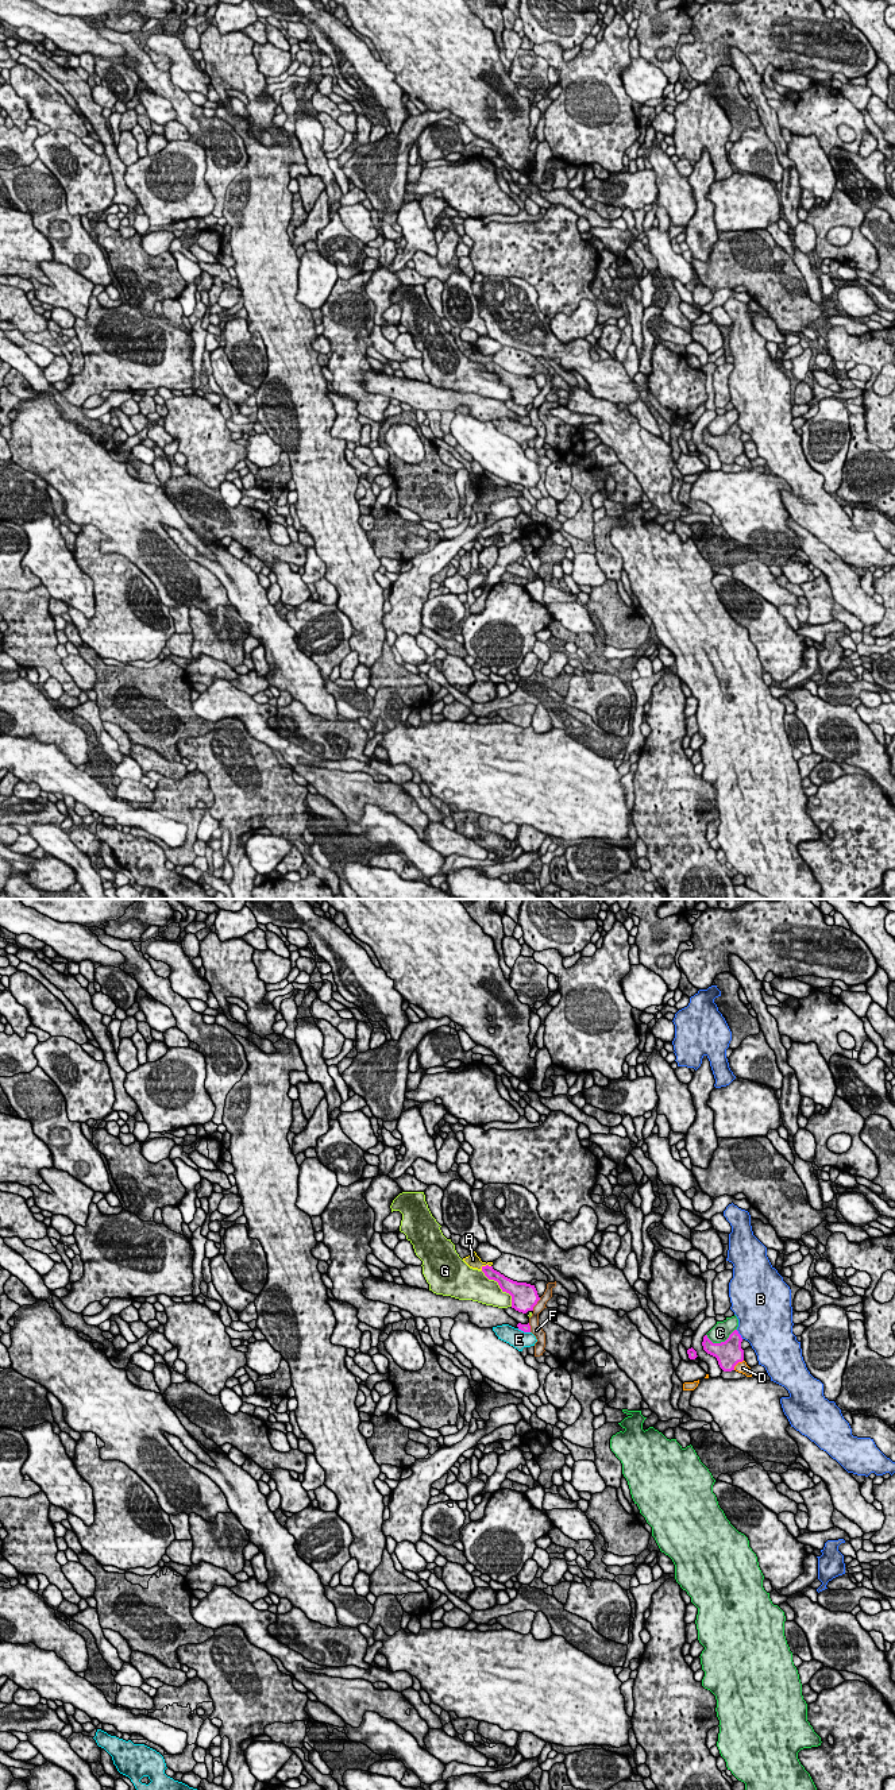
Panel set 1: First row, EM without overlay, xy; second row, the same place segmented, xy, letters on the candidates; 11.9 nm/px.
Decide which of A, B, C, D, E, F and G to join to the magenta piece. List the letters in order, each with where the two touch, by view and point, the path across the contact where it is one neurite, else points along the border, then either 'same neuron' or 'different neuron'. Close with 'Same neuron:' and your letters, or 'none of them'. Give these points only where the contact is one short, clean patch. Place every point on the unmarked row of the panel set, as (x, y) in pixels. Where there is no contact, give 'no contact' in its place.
A: meets magenta in xy at (486, 358); same neuron
B: meets magenta in xy at (739, 427); different neuron
C: meets magenta in xy at (721, 435); different neuron
D: meets magenta in xy at (737, 455); border along xy (743, 452), (733, 462); different neuron
E: meets magenta in xy at (524, 424); different neuron
F: meets magenta in xy at (536, 396); different neuron
G: meets magenta in xy at (500, 380); different neuron
Same neuron: A

